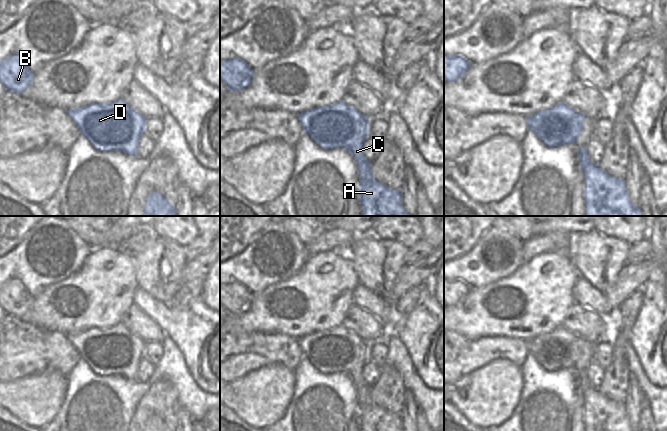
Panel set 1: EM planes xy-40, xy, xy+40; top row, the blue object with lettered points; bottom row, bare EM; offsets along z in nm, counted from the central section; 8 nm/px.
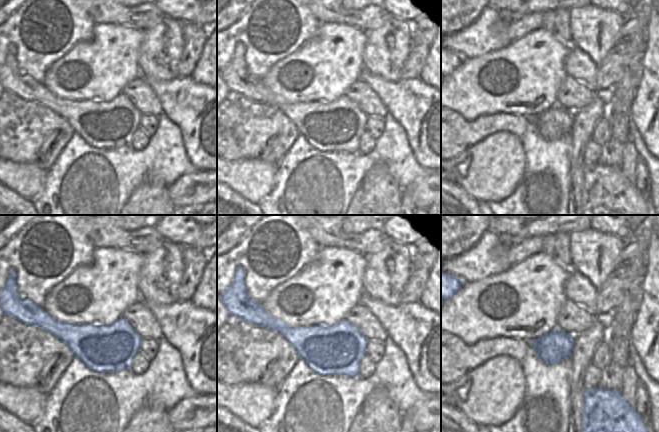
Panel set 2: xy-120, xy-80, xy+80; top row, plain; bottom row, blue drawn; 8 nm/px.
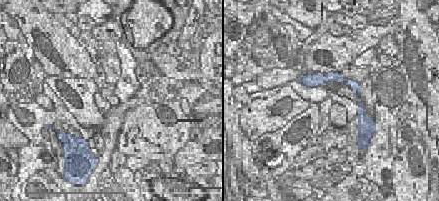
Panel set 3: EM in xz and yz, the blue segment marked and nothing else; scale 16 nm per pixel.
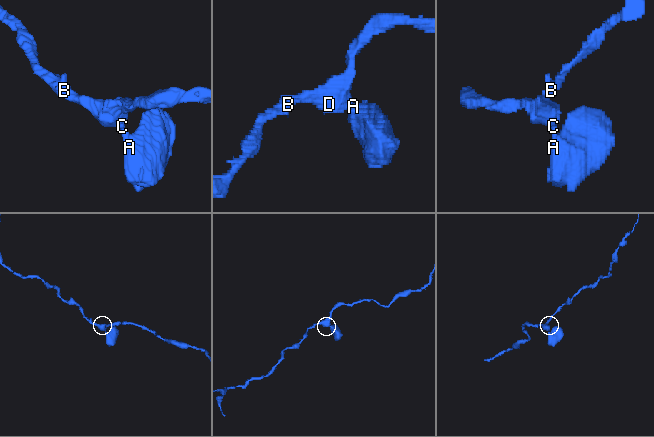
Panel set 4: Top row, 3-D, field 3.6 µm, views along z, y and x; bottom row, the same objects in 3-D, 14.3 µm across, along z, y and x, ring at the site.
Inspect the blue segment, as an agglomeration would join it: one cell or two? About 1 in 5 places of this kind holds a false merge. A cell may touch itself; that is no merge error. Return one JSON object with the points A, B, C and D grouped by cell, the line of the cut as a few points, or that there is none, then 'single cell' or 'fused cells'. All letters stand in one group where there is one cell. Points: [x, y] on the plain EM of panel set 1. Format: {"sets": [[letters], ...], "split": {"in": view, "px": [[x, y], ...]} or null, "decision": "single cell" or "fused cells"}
{"sets": [["A", "B", "C", "D"]], "split": null, "decision": "single cell"}

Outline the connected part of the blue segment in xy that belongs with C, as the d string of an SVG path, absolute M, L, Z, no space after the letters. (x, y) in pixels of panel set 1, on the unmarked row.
M343 324L330 330L314 332L297 338L303 351L303 356L322 374L344 372L348 374L357 387L359 396L359 425L361 431L403 431L401 427L401 414L394 414L380 406L371 399L371 386L363 379L363 367L369 360L369 345L352 330Z

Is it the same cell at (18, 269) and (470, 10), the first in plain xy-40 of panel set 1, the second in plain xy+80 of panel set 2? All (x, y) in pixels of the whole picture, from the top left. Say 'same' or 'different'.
different

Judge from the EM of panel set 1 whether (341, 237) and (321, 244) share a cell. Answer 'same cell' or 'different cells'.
same cell

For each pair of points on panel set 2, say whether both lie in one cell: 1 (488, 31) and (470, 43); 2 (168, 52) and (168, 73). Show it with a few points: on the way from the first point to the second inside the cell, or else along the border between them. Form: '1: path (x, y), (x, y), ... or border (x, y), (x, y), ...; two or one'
1: path (484, 34), (474, 41); one
2: path (168, 57), (168, 68); one

